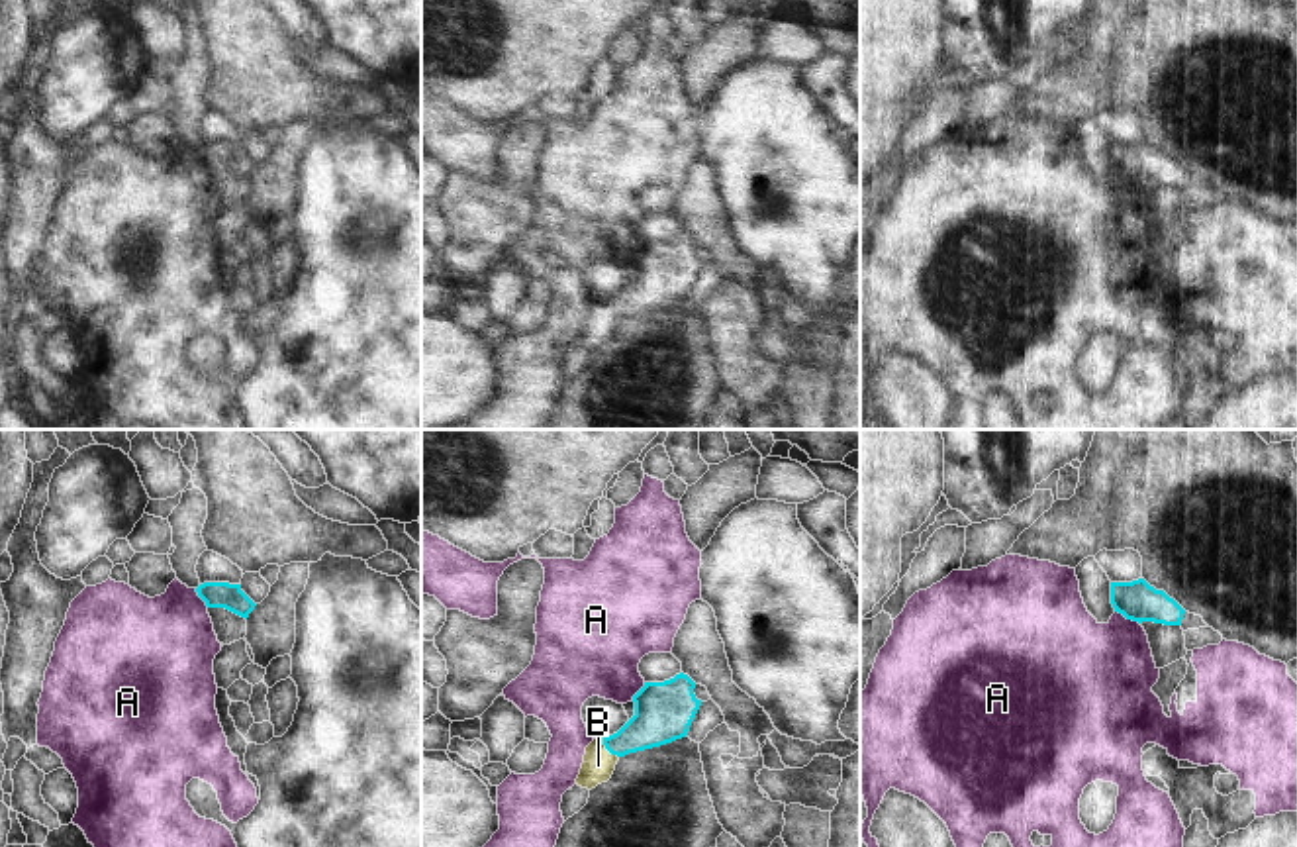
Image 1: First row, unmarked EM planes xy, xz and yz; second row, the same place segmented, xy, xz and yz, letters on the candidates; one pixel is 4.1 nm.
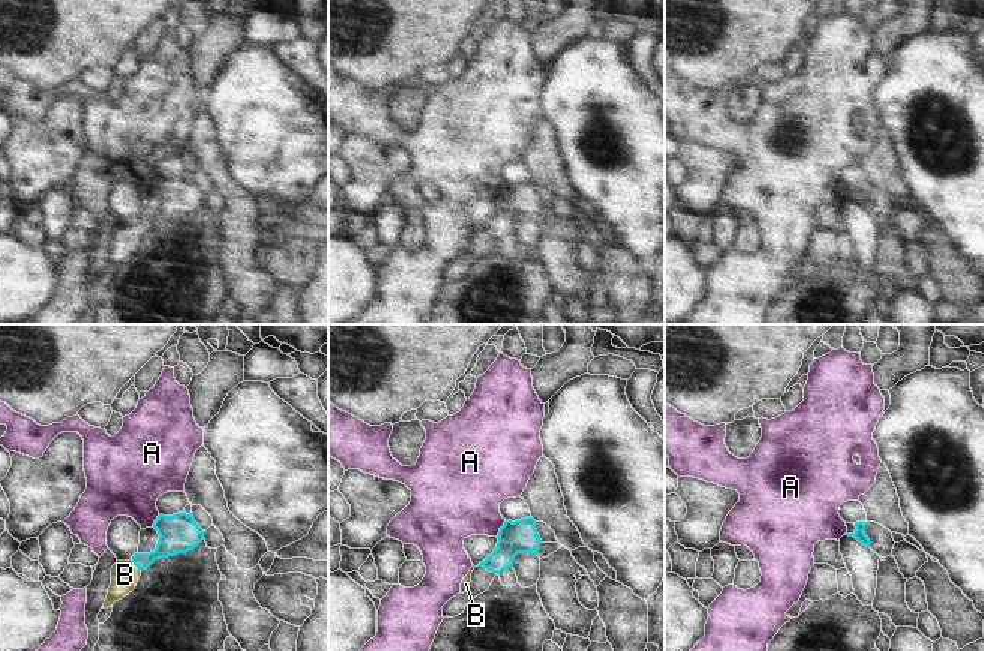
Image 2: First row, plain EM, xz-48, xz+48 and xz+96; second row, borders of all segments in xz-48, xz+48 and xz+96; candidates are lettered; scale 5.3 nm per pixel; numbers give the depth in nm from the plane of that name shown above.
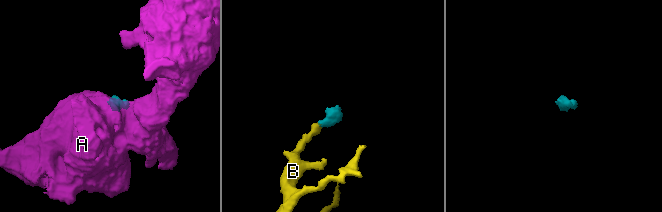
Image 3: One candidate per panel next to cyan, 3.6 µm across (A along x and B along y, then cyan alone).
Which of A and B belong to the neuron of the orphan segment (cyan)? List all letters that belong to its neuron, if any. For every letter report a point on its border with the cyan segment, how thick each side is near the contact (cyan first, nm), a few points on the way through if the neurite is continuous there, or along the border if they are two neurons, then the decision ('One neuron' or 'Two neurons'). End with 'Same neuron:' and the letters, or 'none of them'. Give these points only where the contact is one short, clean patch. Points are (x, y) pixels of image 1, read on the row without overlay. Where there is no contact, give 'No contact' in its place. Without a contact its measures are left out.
A: Touches cyan at yz (1127, 179). Thickness 170 nm (cyan) against 420 nm. Boundary: yz (1115, 171), (1139, 185). Two neurons
B: Touches cyan at xz (608, 310). Thickness 220 nm (cyan) against 130 nm. Path across: xz (659, 279), (649, 289), (608, 310), (598, 326). One neuron
Same neuron: B

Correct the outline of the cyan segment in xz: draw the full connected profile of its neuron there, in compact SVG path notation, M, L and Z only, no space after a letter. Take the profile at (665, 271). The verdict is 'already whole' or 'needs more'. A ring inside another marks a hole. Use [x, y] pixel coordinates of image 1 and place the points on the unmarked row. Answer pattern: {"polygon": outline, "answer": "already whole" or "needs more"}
{"polygon": "M684 233L664 243L645 243L633 257L635 276L617 294L586 308L576 345L592 351L611 339L621 318L686 298L701 267L694 249L696 243Z", "answer": "needs more"}

